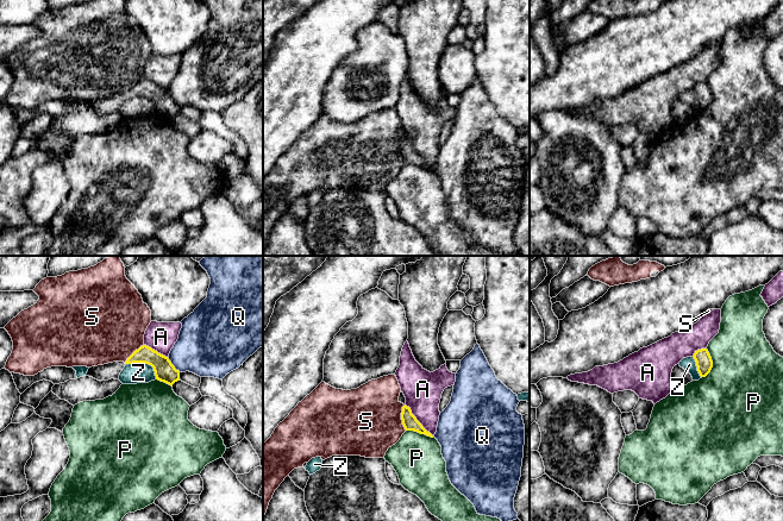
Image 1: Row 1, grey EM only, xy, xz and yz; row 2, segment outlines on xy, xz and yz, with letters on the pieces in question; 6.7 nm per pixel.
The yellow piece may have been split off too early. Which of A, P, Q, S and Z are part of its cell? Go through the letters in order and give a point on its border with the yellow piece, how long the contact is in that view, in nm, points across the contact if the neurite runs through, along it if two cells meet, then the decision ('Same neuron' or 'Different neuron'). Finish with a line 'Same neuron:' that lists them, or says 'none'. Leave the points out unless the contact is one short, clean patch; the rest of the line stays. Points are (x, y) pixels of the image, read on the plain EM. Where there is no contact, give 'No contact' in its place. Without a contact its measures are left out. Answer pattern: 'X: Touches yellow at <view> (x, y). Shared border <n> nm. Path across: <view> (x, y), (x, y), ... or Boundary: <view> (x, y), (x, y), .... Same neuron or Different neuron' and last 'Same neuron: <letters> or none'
A: Touches yellow at xz (417, 154). Shared border 300 nm. Boundary: xz (405, 138), (433, 170). Different neuron
P: Touches yellow at yz (712, 98). Shared border 200 nm. Different neuron
Q: Touches yellow at xy (173, 99). Shared border 140 nm. Different neuron
S: Touches yellow at xz (401, 151). Shared border 180 nm. Boundary: xz (403, 138), (401, 156), (406, 163). Different neuron
Z: Touches yellow at xy (145, 96). Shared border 240 nm. Boundary: xy (126, 96), (148, 96), (152, 101), (156, 112). Different neuron
Same neuron: none

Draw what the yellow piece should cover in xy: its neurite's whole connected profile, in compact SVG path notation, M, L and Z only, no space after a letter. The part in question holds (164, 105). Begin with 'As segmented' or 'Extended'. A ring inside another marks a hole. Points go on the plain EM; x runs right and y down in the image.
As segmented. M143 79L136 83L125 95L125 98L145 96L154 101L156 113L173 120L180 114L180 105L175 102L168 90L158 87L151 81Z

